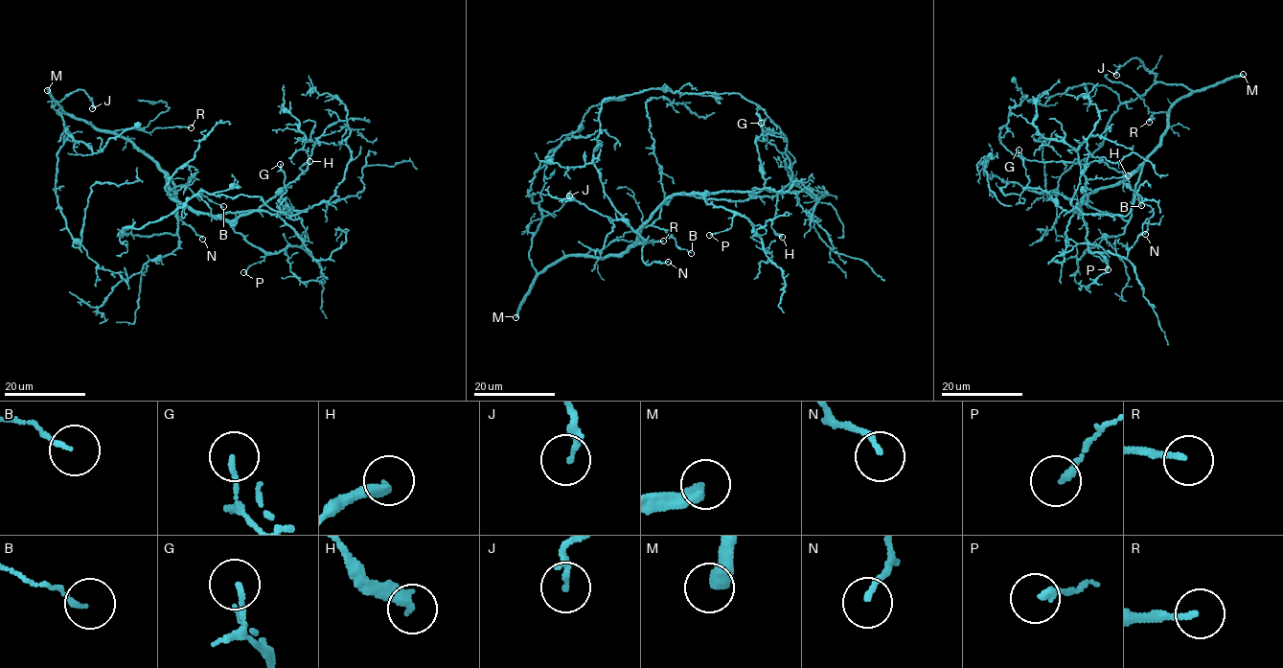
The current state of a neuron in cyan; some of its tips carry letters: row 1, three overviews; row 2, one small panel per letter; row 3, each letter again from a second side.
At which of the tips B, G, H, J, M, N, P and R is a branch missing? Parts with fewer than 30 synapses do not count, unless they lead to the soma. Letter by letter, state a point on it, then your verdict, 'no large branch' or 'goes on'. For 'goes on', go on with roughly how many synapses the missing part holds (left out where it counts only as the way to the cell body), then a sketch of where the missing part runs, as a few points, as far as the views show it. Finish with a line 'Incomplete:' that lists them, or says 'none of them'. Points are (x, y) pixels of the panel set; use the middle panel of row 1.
B: (691, 253) | no large branch
G: (761, 123) | no large branch
H: (782, 237) | no large branch
J: (569, 195) | no large branch
M: (515, 317) | goes on | 750 syn
N: (668, 262) | no large branch
P: (709, 235) | no large branch
R: (663, 241) | no large branch
Incomplete: M

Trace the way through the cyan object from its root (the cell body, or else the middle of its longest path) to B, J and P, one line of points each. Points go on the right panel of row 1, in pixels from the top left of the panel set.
B: (1158, 146), (1134, 170), (1127, 173), (1122, 172), (1123, 181), (1138, 195), (1141, 205)
J: (1158, 146), (1169, 110), (1192, 91), (1180, 84), (1157, 82), (1135, 57), (1120, 66), (1116, 75)
P: (1158, 146), (1124, 180), (1094, 190), (1081, 203), (1087, 246), (1095, 256), (1106, 261), (1108, 269)

